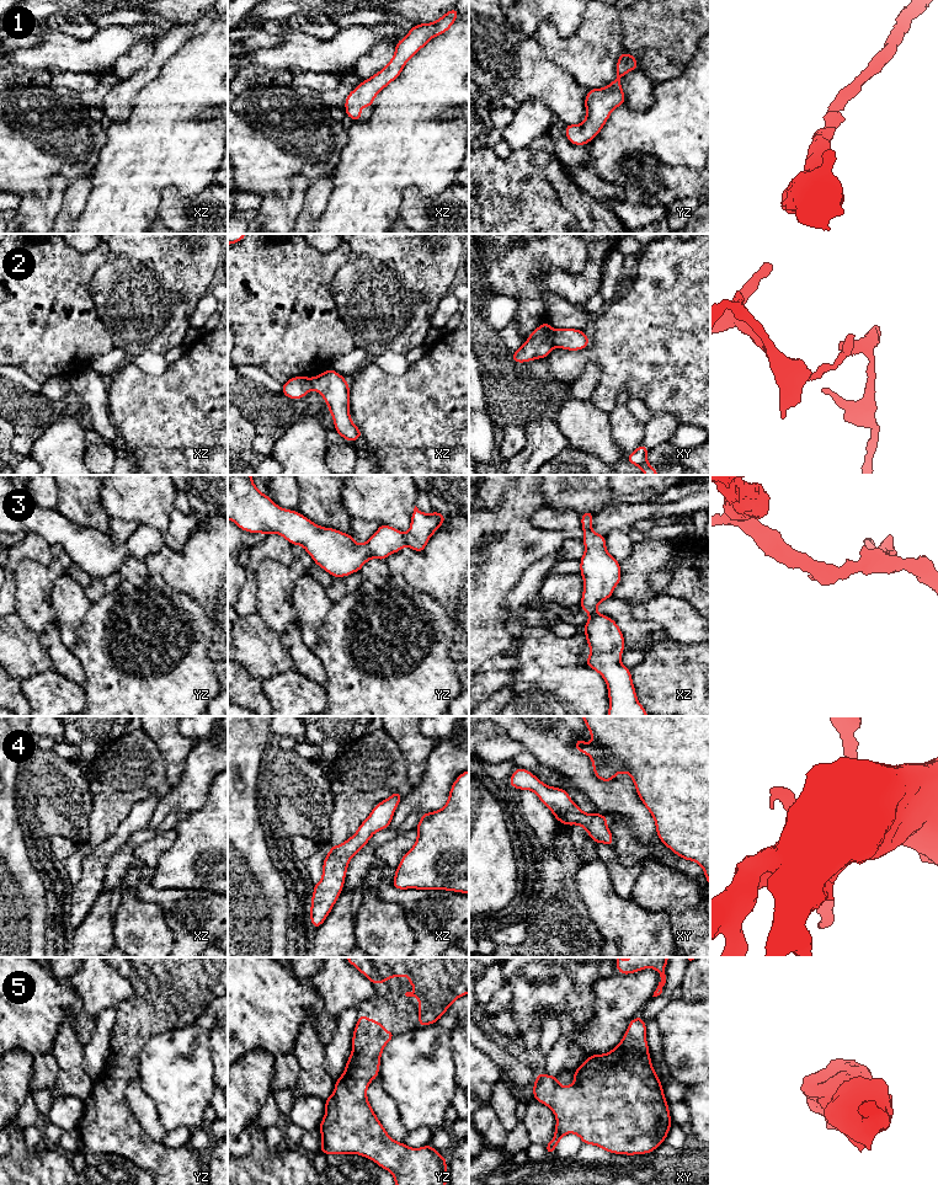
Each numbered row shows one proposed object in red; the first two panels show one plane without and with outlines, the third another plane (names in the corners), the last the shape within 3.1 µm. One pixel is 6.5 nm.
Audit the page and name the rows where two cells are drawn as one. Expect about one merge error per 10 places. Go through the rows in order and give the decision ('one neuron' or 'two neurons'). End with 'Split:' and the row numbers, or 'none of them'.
1: one neuron
2: two neurons
3: one neuron
4: one neuron
5: one neuron
Split: 2

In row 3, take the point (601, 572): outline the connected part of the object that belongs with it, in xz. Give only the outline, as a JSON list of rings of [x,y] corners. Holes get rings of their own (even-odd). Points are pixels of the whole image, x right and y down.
[[[588,511],[581,516],[585,554],[580,559],[583,592],[579,607],[590,615],[588,621],[582,628],[586,634],[586,642],[591,650],[591,655],[586,658],[586,664],[598,672],[607,684],[609,699],[608,716],[649,716],[644,706],[638,701],[630,669],[620,662],[622,651],[627,646],[623,632],[612,618],[597,612],[598,604],[613,596],[613,589],[622,580],[622,572],[620,564],[607,551],[606,535],[596,534],[592,530],[593,513]]]

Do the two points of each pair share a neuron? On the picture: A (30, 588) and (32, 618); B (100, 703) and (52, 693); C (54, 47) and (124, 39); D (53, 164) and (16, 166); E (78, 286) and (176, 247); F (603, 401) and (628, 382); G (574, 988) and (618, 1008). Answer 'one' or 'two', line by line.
A: one
B: two
C: one
D: one
E: two
F: one
G: two

